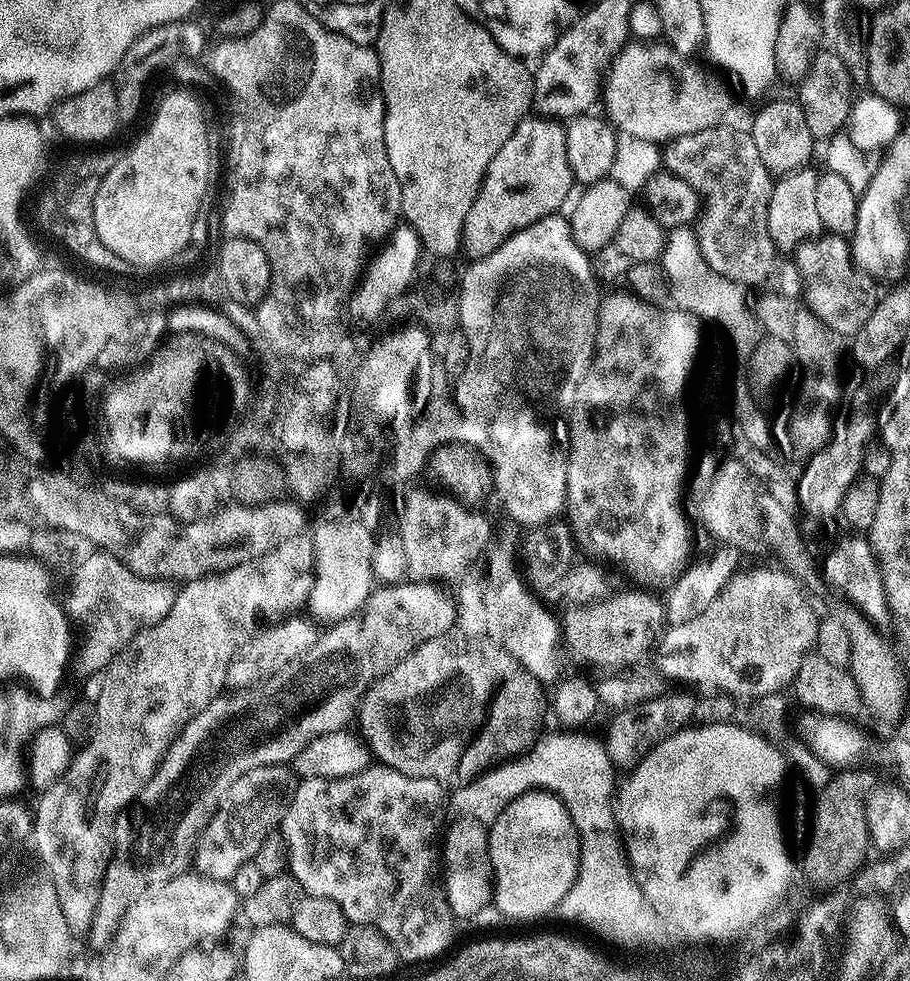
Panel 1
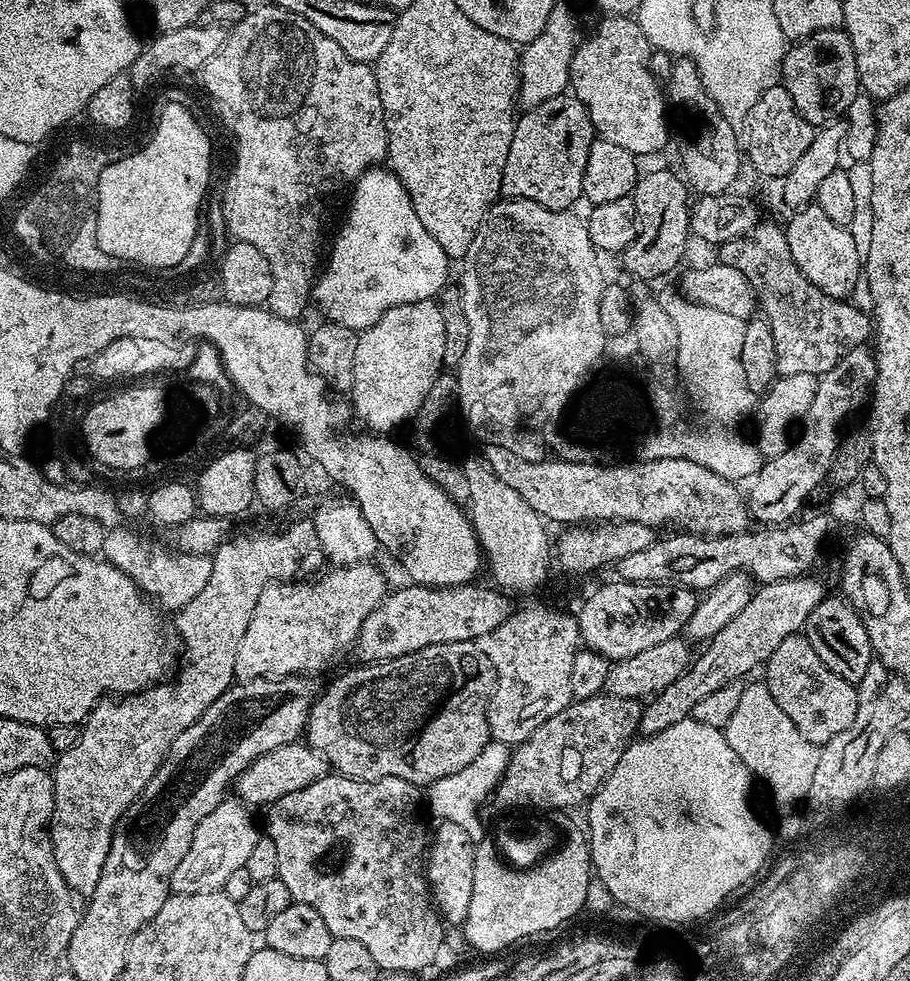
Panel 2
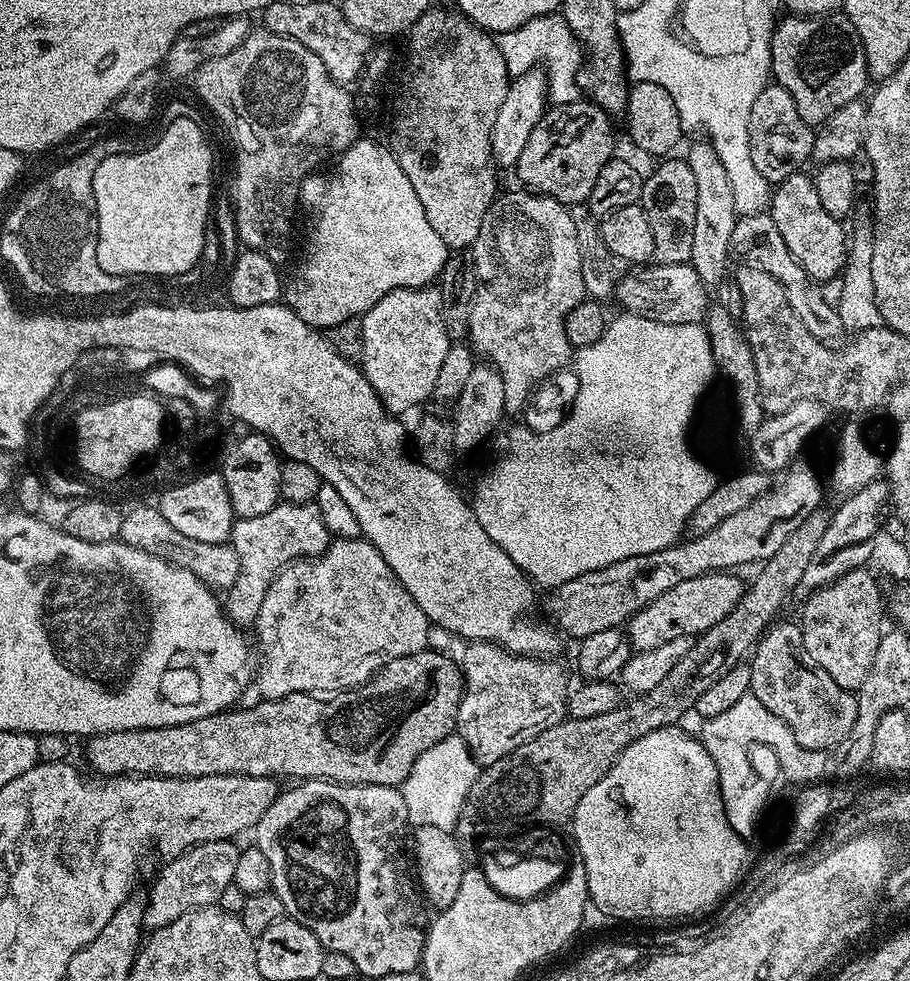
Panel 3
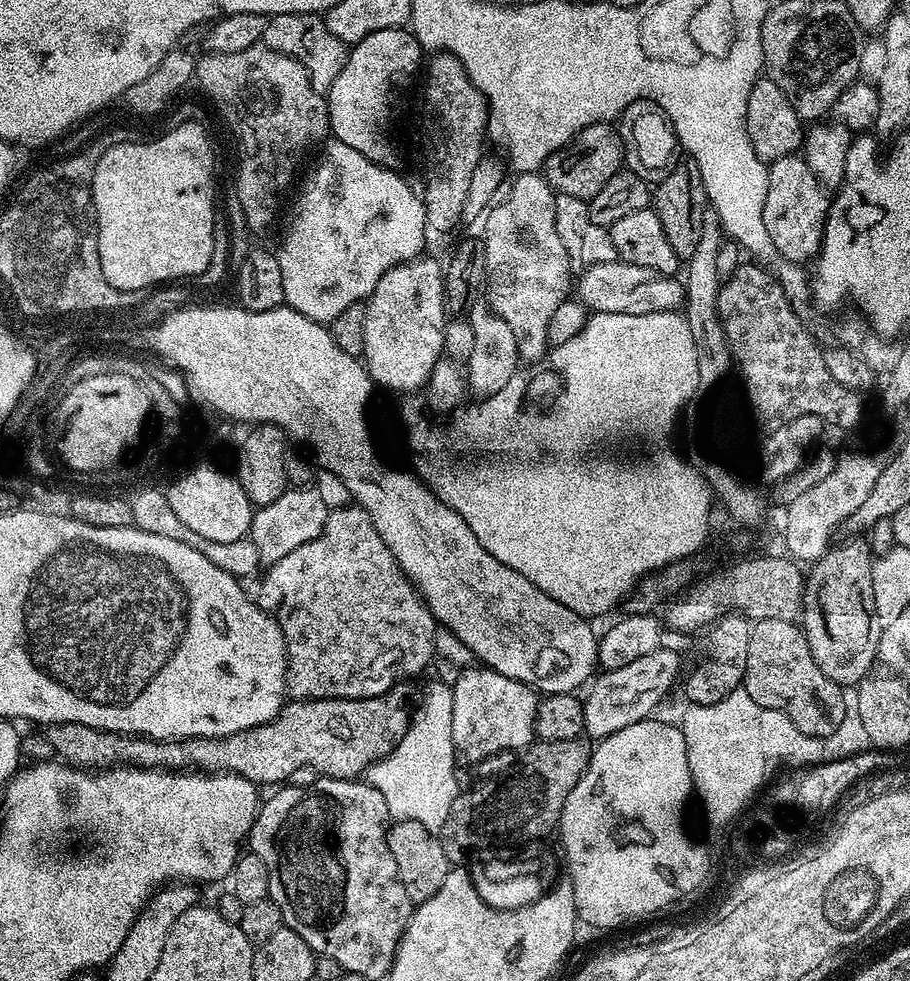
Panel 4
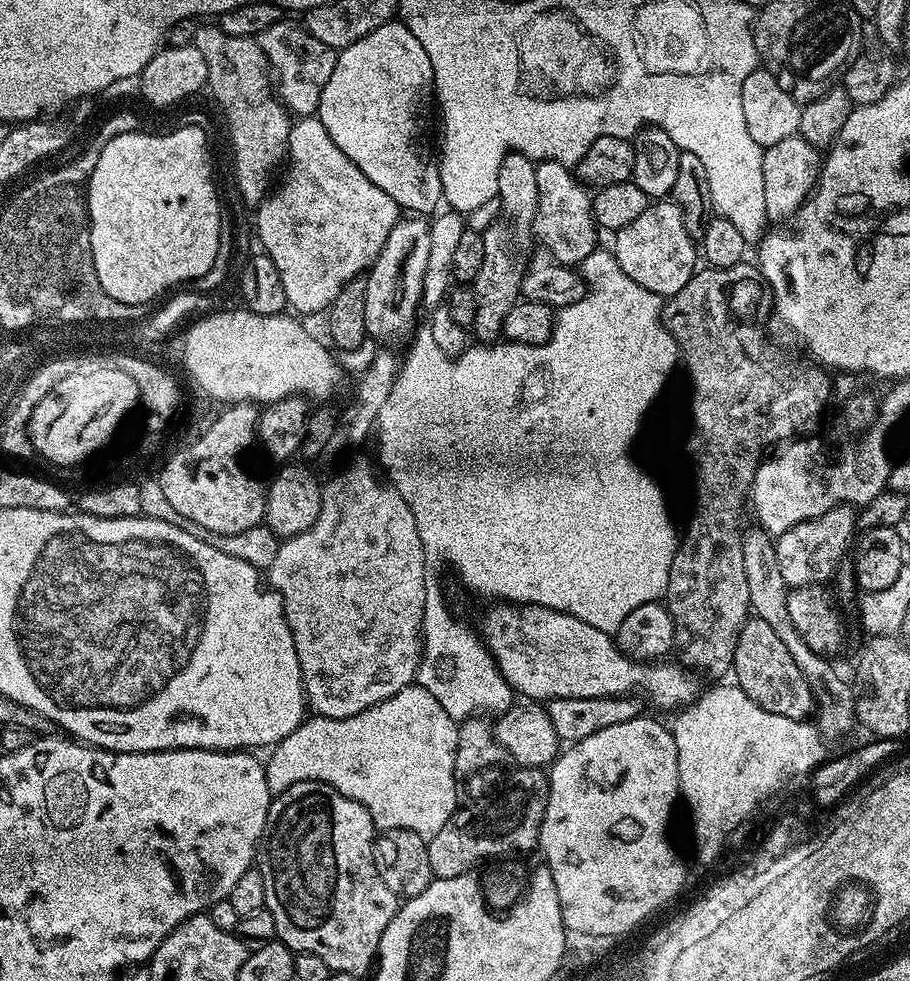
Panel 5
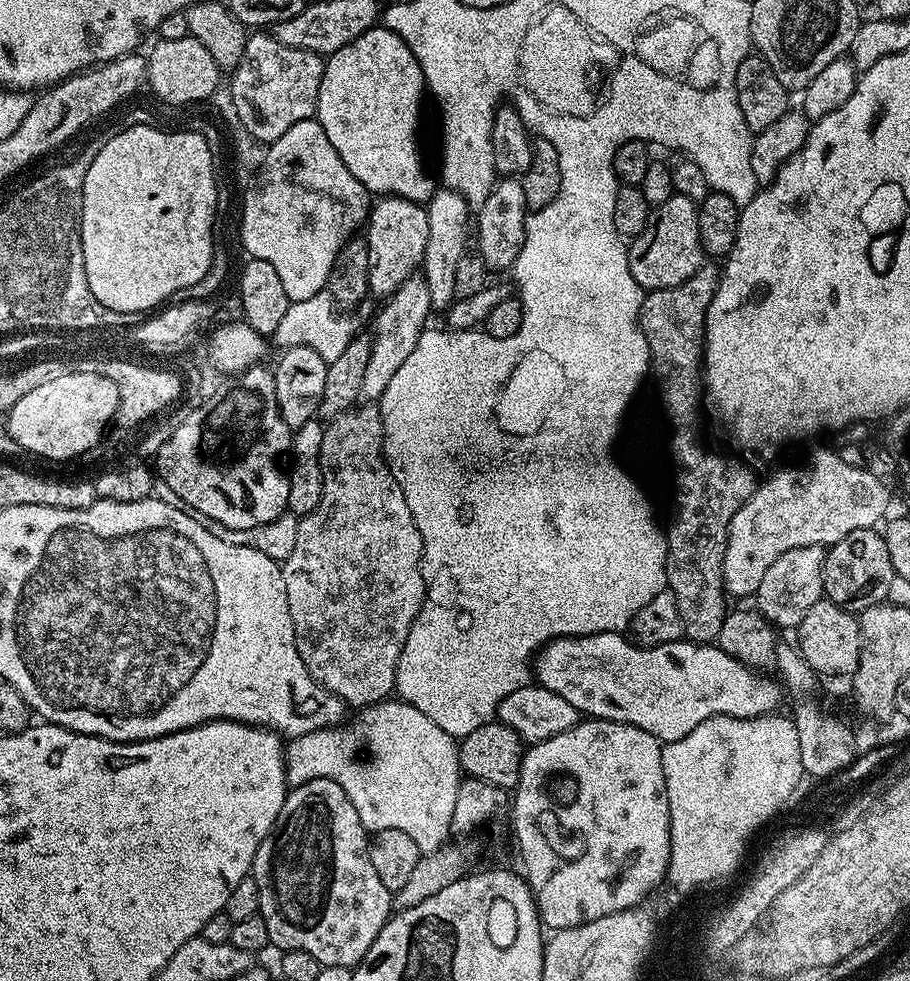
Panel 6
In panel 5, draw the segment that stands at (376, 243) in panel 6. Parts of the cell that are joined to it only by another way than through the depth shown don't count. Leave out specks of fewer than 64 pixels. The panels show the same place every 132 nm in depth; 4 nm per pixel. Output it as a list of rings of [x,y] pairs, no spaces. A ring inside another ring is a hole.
[[[401,218],[396,221],[386,238],[386,246],[382,246],[378,258],[366,273],[366,330],[368,336],[377,342],[400,340],[408,331],[409,335],[417,323],[416,311],[420,312],[422,308],[420,299],[423,296],[423,278],[429,261],[431,223],[424,218],[408,219],[412,220]]]

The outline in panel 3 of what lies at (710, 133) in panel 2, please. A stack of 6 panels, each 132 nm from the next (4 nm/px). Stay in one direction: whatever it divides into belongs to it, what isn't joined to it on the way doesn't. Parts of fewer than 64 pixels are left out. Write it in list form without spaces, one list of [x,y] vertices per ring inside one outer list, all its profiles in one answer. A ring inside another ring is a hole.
[[[709,141],[694,143],[686,153],[686,159],[694,173],[697,187],[697,209],[689,263],[706,284],[715,286],[723,278],[728,260],[730,261],[729,238],[738,219],[732,186],[720,158]]]

